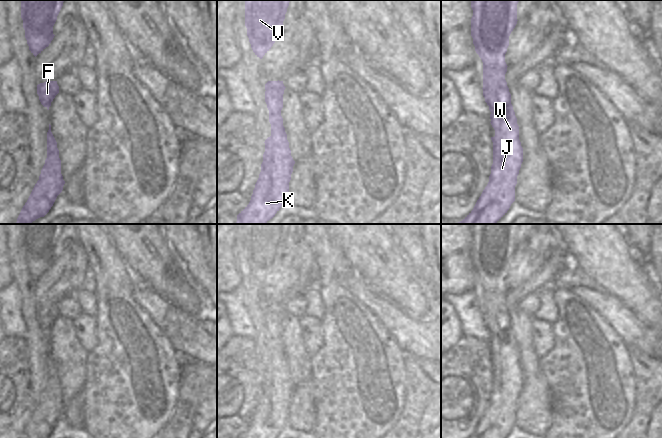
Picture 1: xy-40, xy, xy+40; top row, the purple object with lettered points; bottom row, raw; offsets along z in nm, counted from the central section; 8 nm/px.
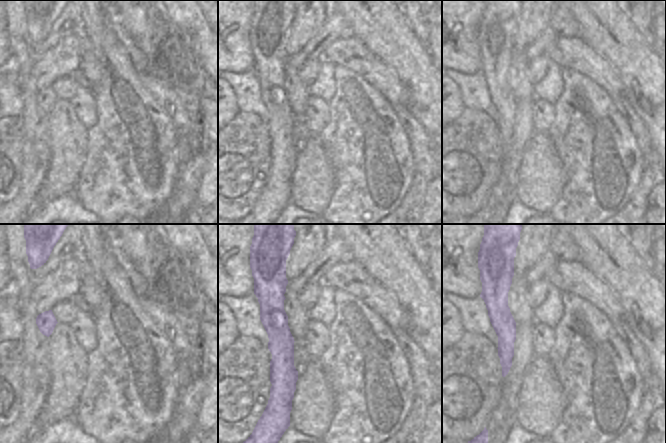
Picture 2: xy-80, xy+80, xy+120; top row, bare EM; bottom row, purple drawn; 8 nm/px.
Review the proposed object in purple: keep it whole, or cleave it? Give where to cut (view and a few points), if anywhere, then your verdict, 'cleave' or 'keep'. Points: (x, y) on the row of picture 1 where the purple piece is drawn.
cut in xy along (283, 89), (266, 90); cleave

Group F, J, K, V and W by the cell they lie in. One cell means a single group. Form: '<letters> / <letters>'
F / J K V W

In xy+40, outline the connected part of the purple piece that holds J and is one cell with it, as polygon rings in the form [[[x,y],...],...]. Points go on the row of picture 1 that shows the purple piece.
[[[471,0],[471,36],[475,51],[483,62],[483,96],[491,112],[491,125],[495,130],[493,164],[489,182],[477,200],[473,210],[457,224],[496,224],[515,201],[517,176],[523,162],[523,148],[519,140],[519,126],[511,104],[511,94],[505,80],[507,64],[505,54],[509,36],[517,24],[519,0]]]

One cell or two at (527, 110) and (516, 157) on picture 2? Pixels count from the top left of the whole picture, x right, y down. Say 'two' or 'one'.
one

